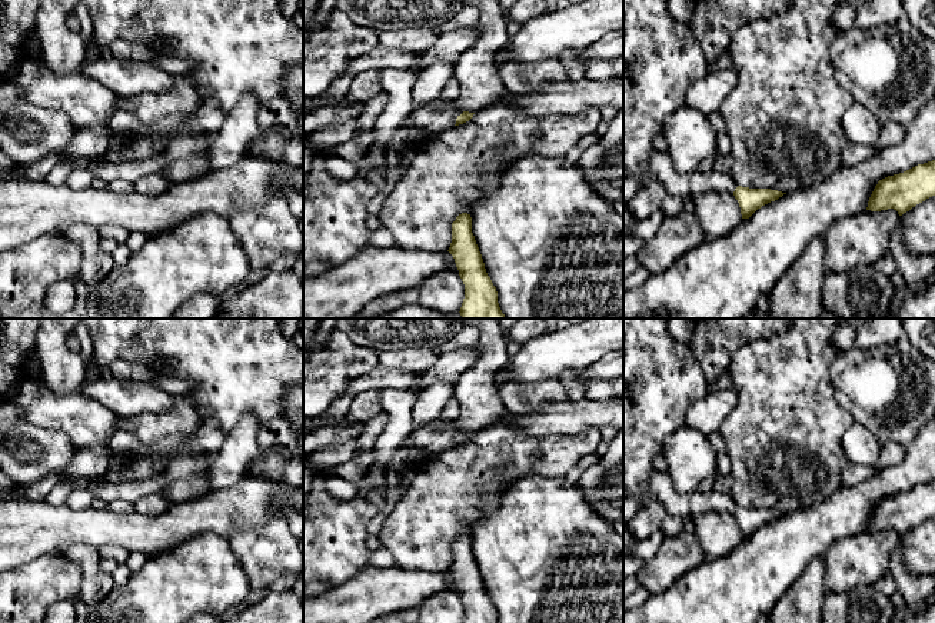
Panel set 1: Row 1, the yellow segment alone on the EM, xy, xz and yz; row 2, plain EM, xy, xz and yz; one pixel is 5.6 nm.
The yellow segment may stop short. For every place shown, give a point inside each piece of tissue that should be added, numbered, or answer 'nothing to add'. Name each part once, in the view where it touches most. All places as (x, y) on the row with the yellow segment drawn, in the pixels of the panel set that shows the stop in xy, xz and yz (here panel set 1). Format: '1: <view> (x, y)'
1: xz (476, 73)

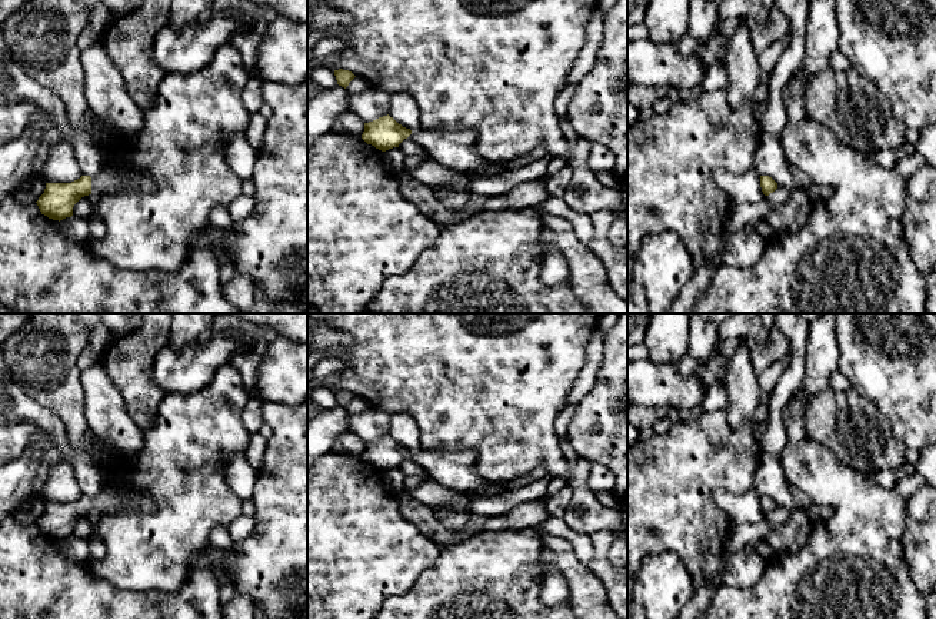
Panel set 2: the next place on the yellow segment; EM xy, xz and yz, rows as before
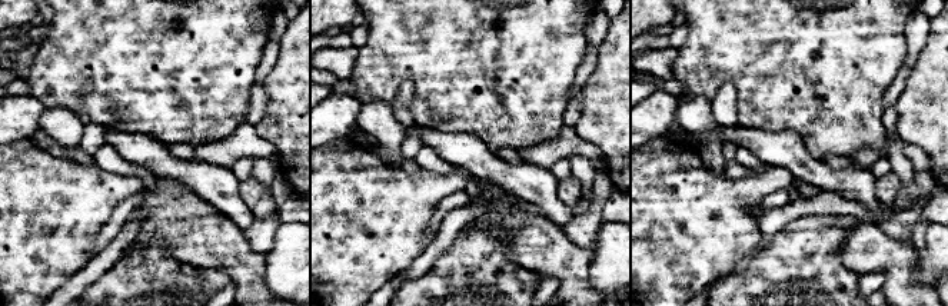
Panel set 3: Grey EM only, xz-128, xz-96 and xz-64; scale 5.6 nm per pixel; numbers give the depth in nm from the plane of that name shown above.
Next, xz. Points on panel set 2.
1: xz (453, 150)

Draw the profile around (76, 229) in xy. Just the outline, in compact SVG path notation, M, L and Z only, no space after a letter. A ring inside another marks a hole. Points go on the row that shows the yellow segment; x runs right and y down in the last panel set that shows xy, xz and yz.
M73 216L60 220L60 229L69 239L77 243L86 243L90 236L87 222Z

